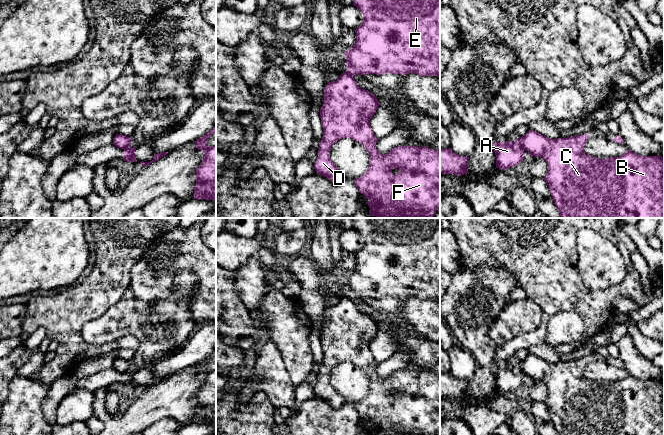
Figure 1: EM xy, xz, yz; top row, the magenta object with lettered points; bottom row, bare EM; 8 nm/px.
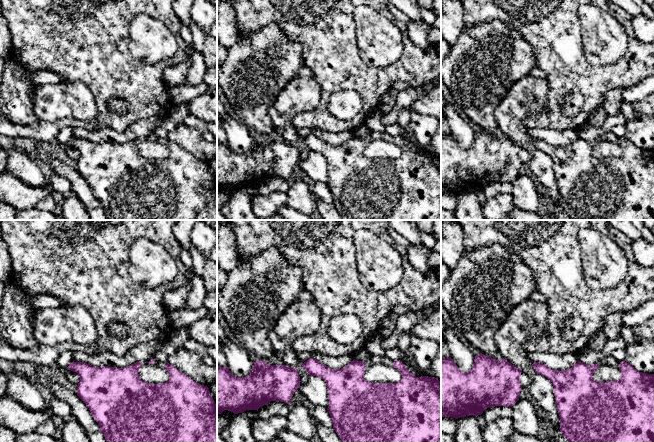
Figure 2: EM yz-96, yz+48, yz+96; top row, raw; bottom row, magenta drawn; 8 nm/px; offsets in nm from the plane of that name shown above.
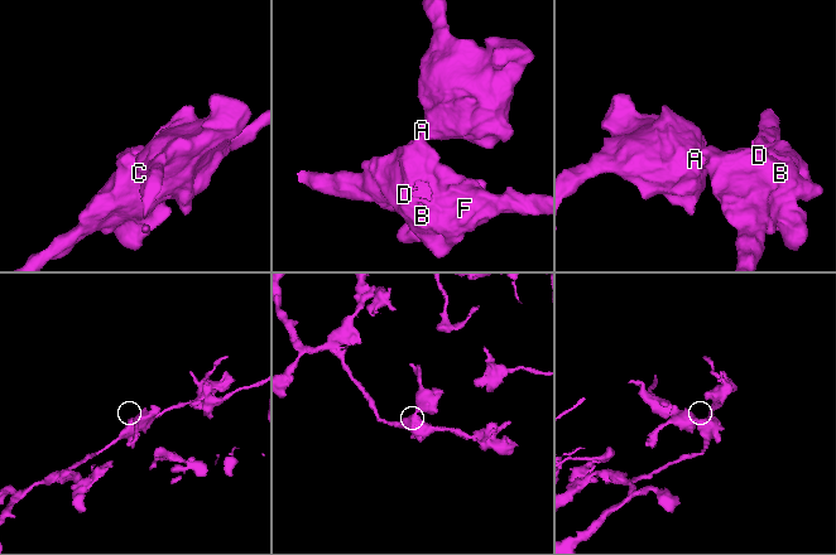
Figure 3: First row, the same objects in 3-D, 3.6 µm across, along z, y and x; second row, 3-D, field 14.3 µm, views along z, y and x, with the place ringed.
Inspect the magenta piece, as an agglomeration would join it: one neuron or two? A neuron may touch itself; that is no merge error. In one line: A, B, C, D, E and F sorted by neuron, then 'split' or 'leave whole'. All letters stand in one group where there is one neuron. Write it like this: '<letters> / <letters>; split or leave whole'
A E / B C D F; split

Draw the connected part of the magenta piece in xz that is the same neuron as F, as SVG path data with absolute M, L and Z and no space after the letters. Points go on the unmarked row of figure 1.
M348 293L336 305L329 306L325 310L324 327L320 333L323 361L319 367L318 381L314 388L316 397L335 408L341 407L345 398L331 385L330 373L341 362L351 362L358 365L369 377L368 394L354 404L359 416L369 424L369 435L437 435L440 430L440 376L426 370L405 369L392 372L387 378L380 378L376 373L378 363L370 350L370 343L379 329L377 321L370 315L360 312Z

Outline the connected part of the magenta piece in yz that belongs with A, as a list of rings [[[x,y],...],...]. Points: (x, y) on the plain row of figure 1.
[[[513,365],[495,366],[496,392],[506,395],[523,385],[524,373]]]

